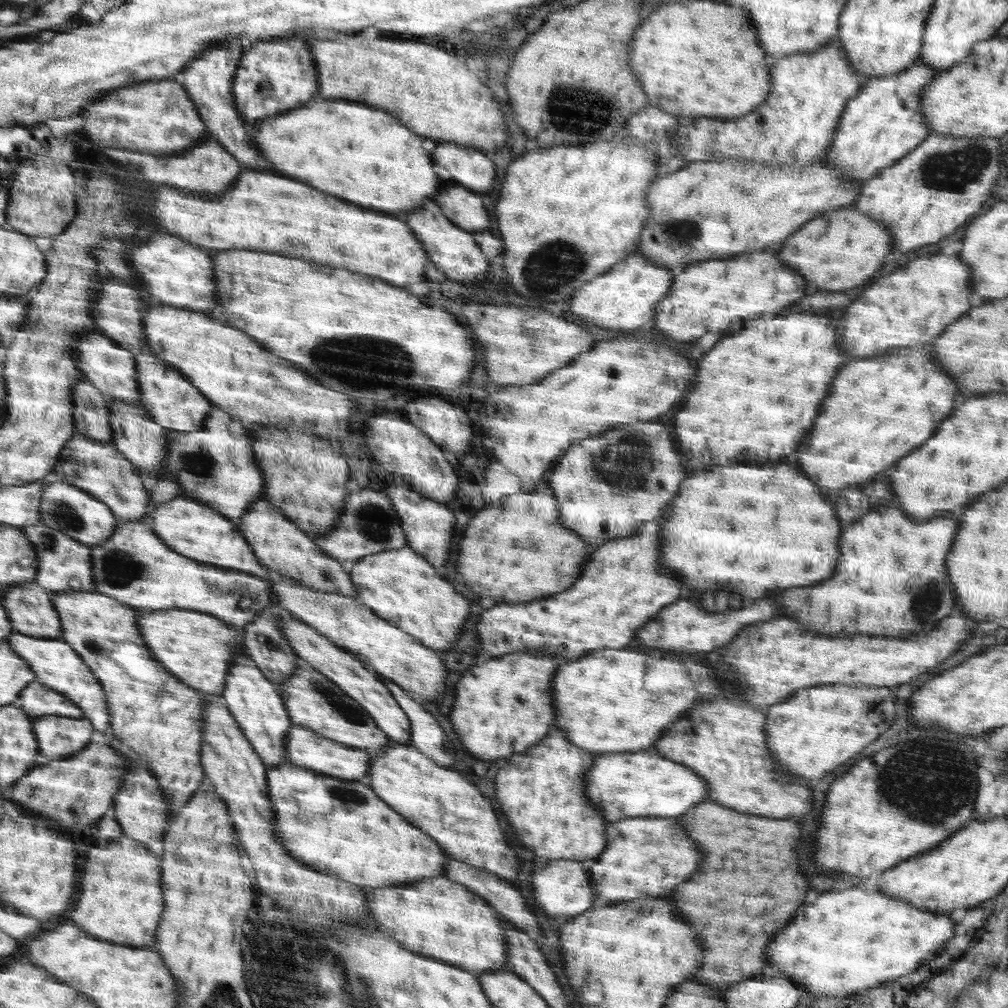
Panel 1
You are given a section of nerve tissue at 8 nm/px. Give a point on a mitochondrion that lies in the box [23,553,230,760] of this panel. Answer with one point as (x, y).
(98, 646)

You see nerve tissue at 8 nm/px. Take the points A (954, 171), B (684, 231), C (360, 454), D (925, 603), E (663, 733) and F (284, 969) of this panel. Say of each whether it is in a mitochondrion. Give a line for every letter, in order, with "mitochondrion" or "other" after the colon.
A: mitochondrion
B: mitochondrion
C: other
D: mitochondrion
E: other
F: mitochondrion

